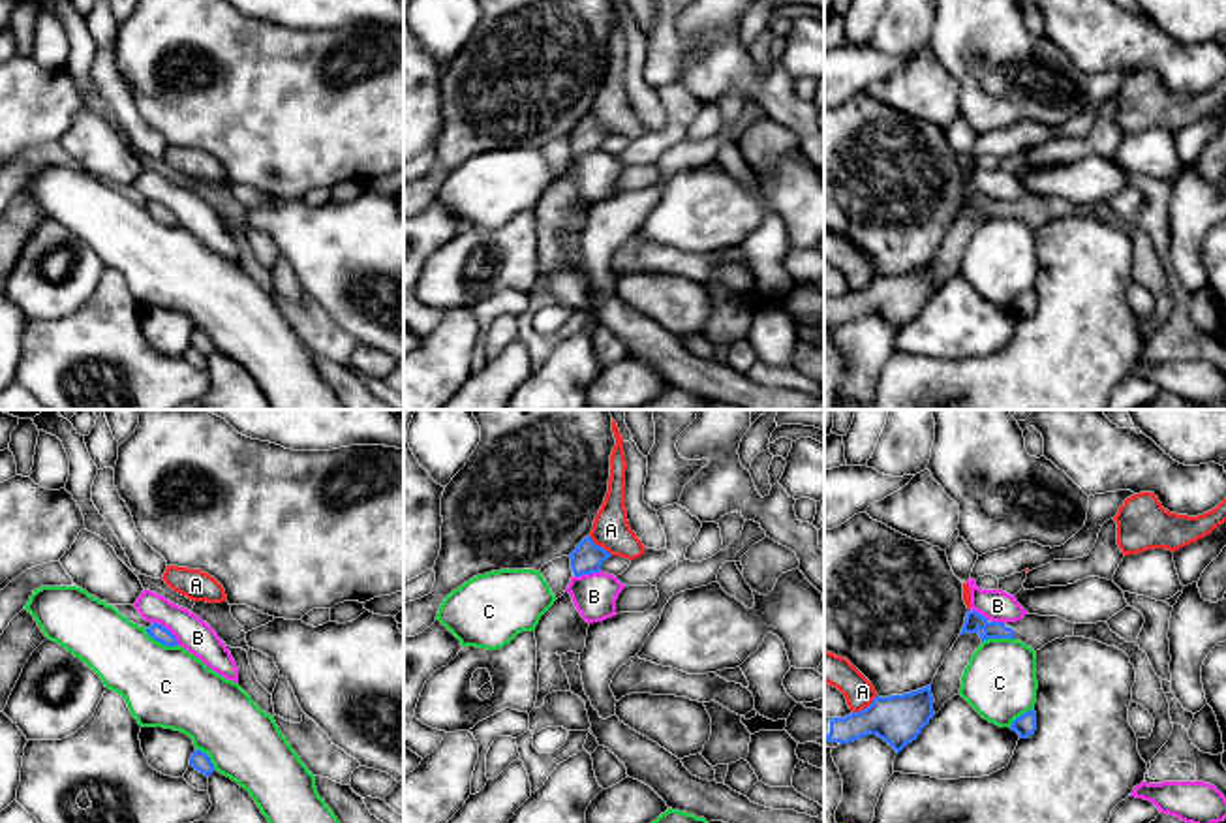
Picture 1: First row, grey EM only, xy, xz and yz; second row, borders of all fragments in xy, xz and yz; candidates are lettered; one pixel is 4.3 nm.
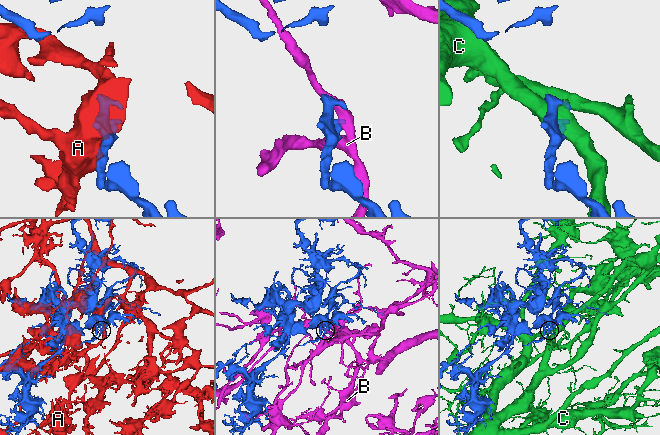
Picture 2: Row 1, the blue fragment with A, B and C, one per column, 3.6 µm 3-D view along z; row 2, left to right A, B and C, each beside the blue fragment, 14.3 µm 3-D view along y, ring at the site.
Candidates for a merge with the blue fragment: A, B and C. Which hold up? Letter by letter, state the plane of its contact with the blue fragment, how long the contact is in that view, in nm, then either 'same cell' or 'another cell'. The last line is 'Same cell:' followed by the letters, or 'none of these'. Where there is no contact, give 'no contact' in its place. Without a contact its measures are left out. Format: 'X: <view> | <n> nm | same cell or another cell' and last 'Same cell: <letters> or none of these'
A: yz | 130 nm | another cell
B: xy | 150 nm | another cell
C: xy | 160 nm | another cell
Same cell: none of these

